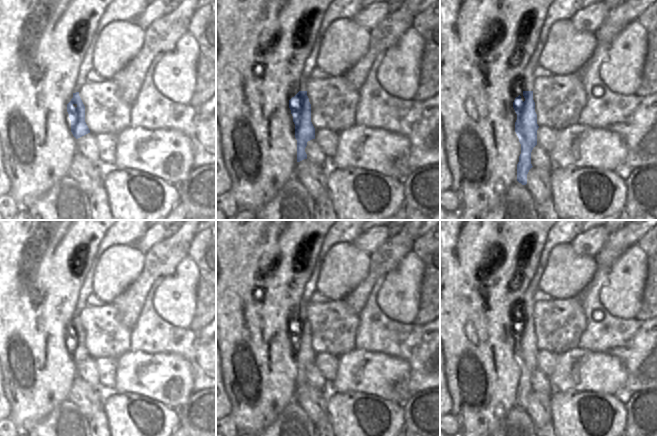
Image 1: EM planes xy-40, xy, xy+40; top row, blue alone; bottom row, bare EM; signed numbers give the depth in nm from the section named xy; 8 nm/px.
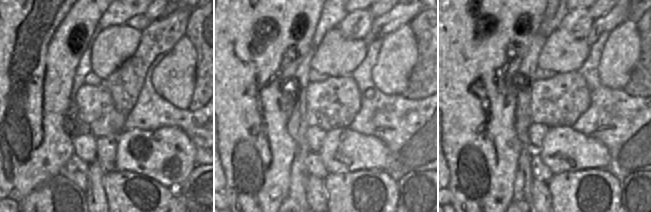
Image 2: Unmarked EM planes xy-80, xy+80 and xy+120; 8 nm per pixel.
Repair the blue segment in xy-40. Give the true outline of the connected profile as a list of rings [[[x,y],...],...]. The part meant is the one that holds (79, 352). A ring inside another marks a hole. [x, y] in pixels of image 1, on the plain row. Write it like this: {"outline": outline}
{"outline": [[[79,316],[73,317],[73,322],[67,328],[67,336],[71,344],[71,356],[76,363],[90,357],[85,346],[85,330]]]}

